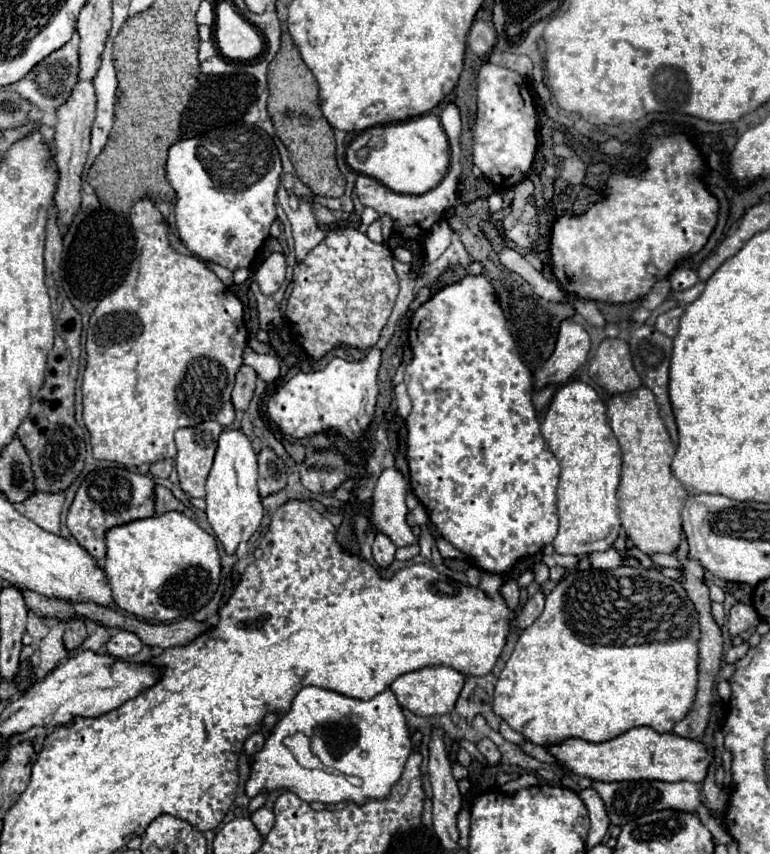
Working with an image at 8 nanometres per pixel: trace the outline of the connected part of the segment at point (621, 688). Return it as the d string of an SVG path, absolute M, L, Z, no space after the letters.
M616 567L608 571L598 571L598 569L570 571L546 595L544 613L522 631L506 667L498 677L494 689L494 713L500 715L514 731L522 733L528 741L536 745L550 745L566 737L580 737L586 741L602 743L640 725L652 727L658 733L670 733L672 727L686 717L686 713L694 703L696 683L698 683L698 639L700 639L700 627L698 627L698 611L694 609L694 603L686 595L682 583L664 577L660 571L644 569L644 567Z

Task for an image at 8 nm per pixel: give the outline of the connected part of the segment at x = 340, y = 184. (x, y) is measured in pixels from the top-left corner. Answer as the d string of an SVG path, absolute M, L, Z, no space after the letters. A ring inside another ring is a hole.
M286 29L282 31L282 45L268 67L268 89L268 113L278 137L290 153L290 161L296 169L296 175L304 185L312 189L312 193L322 197L340 197L344 193L346 181L336 167L332 127L322 117L318 105L318 83L312 71L302 61L300 51Z

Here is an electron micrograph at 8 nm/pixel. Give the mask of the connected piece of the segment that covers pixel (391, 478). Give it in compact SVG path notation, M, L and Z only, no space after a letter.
M386 469L376 481L372 495L372 527L384 531L396 547L408 547L416 543L416 537L406 523L406 493L408 483L398 469Z

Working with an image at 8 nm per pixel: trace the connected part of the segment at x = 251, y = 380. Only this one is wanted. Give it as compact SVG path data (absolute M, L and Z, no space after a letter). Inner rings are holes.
M242 365L236 371L236 383L232 389L232 405L234 409L246 411L250 405L250 399L254 395L254 385L256 385L256 371L248 365Z

